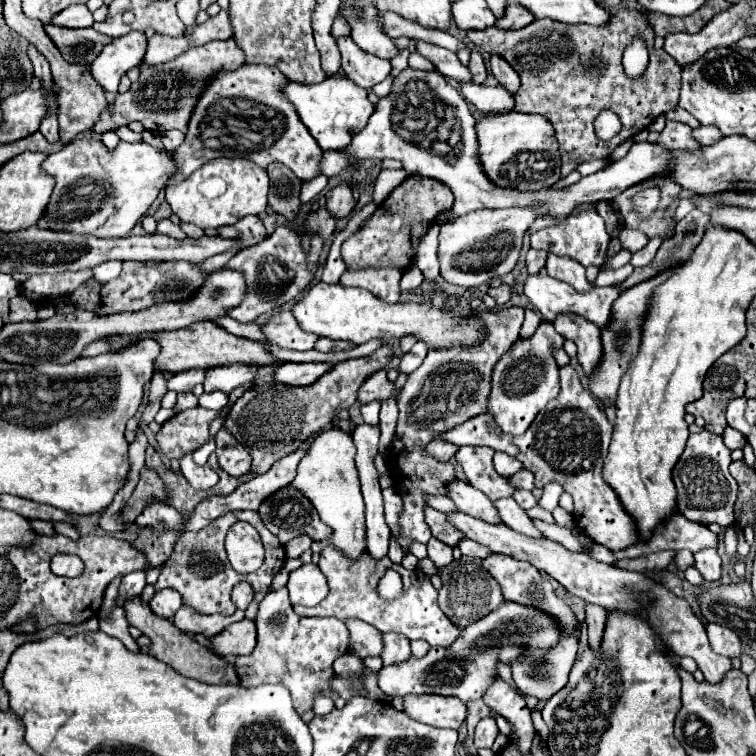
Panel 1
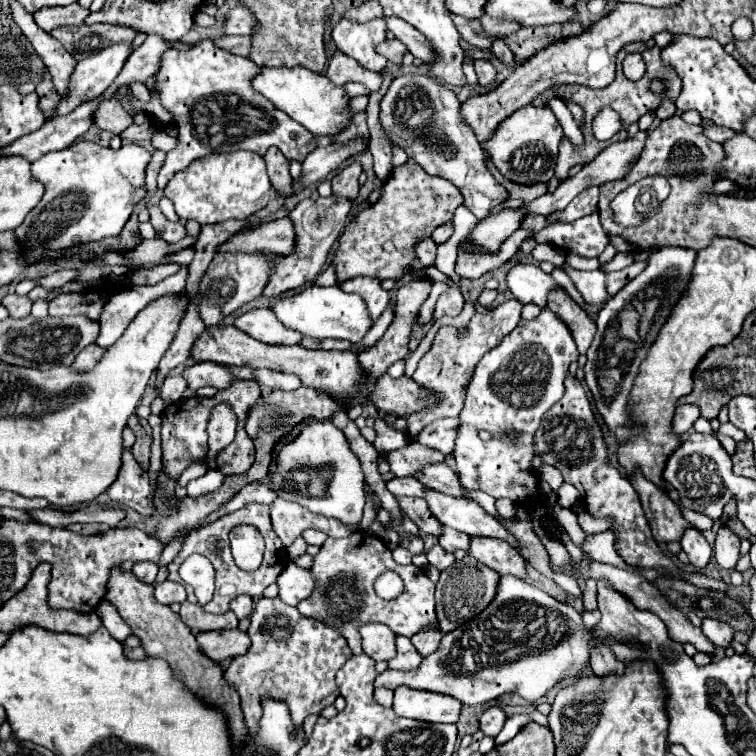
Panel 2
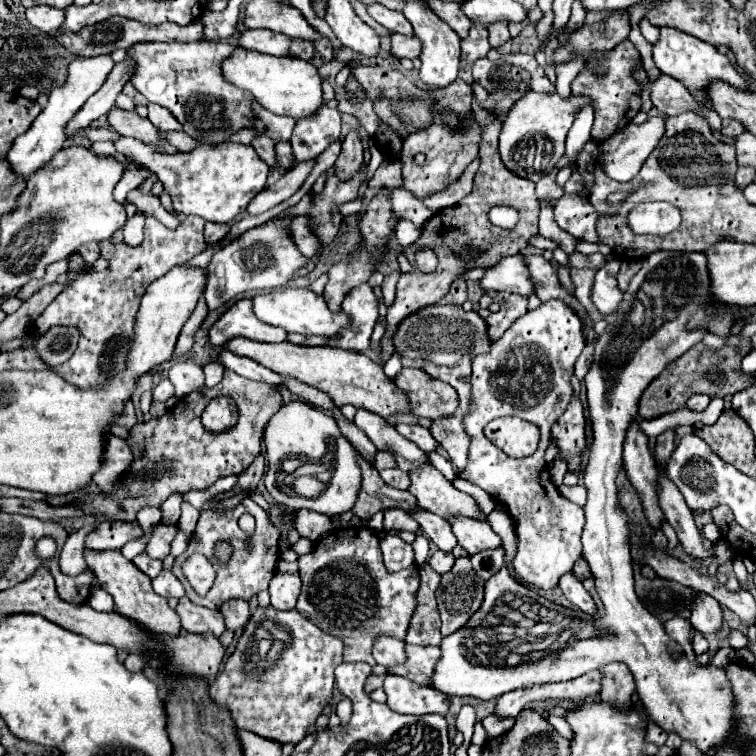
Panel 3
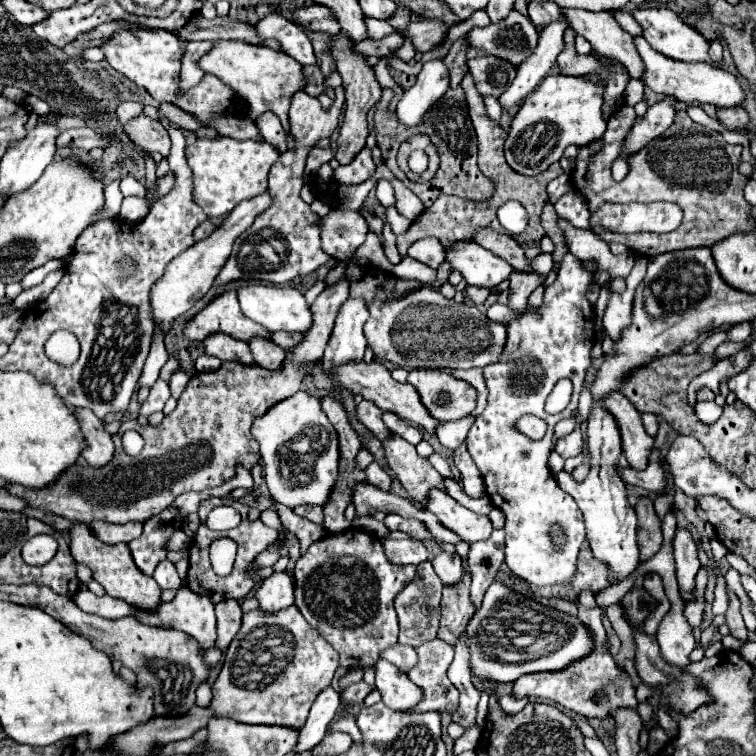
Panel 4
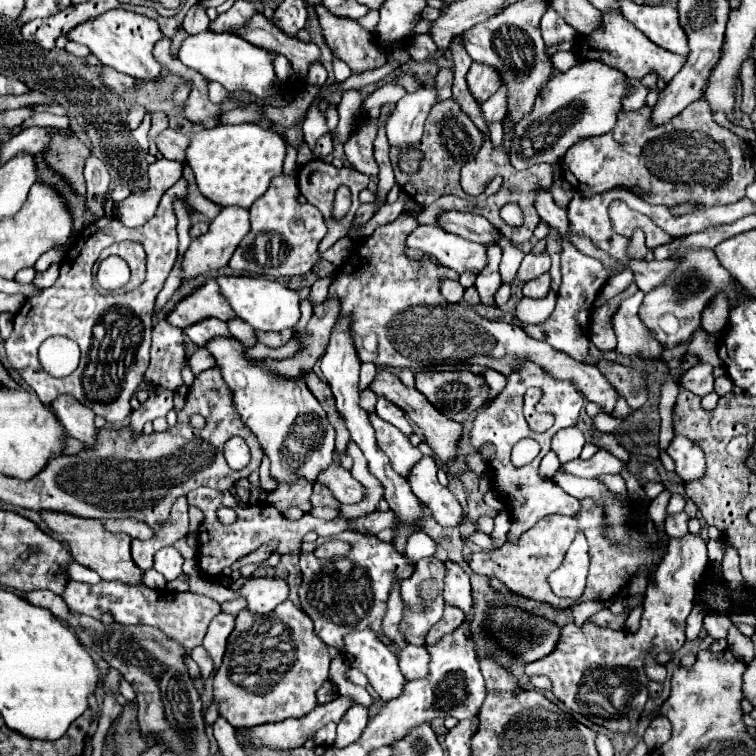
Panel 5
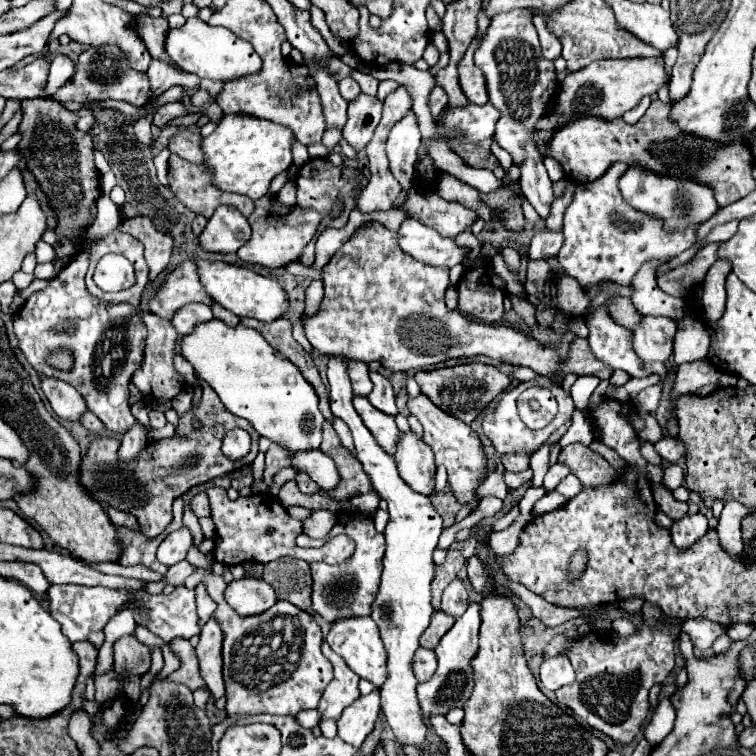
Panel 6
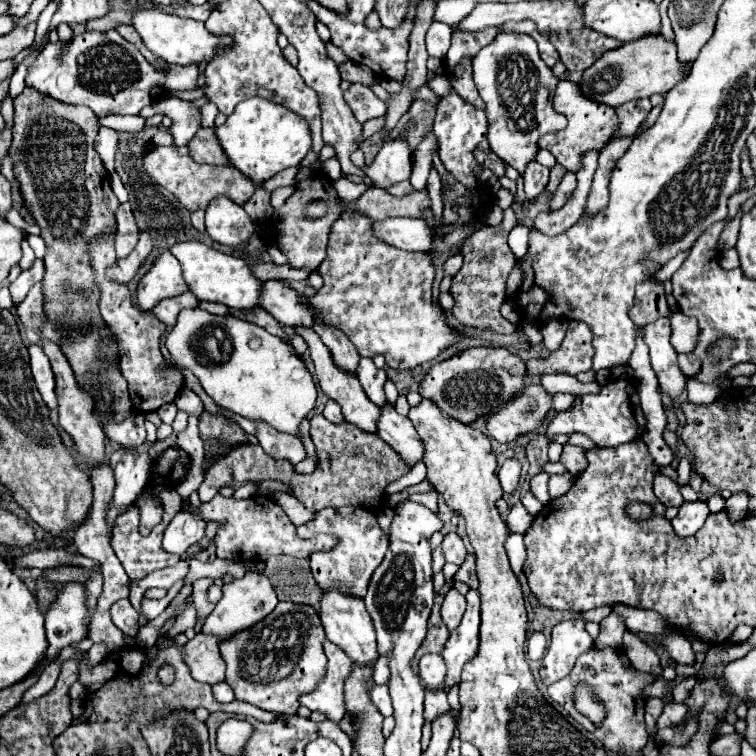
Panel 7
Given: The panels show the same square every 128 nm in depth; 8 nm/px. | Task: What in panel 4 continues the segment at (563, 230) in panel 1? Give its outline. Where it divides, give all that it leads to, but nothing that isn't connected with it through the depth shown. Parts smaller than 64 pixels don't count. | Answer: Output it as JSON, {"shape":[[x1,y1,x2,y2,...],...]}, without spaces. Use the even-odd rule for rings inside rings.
{"shape":[[570,188,556,204,556,214,562,220,568,220,574,228,586,230,590,228,590,212,588,212,588,204,584,200,584,194,576,192,576,188]]}

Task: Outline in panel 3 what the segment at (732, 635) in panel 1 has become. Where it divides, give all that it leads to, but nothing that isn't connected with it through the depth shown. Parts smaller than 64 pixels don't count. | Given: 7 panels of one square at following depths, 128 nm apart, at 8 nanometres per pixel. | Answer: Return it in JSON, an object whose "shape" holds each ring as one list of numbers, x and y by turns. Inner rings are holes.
{"shape":[[698,594,692,602,692,626,702,634,718,634,724,626,724,614,722,606,706,594]]}

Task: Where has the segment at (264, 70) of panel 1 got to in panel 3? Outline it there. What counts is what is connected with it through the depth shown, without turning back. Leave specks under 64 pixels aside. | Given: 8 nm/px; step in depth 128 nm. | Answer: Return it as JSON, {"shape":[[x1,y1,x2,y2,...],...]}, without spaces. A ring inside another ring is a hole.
{"shape":[[196,40,188,44,180,42,146,42,128,50,128,58,134,60,136,74,132,76,134,88,144,94,148,102,154,102,172,112,182,124,184,132,202,144,216,146,226,142,242,128,252,128,256,136,268,136,274,142,290,142,296,126,294,118,276,116,268,112,250,92,236,88,222,76,222,62,236,50,236,44],[136,168,136,170,128,170,124,176,122,176,122,180,118,182,118,186,116,186,116,200,120,200,120,202,124,202,126,200,126,194,130,192,130,190,134,190,136,186,140,186,146,178,150,178,152,176,152,170,148,170,148,168]]}

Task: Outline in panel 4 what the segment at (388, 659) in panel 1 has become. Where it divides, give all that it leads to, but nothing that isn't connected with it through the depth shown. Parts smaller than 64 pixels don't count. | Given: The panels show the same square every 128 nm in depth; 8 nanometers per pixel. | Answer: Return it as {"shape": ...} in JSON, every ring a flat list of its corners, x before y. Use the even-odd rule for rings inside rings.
{"shape":[[438,638,418,646,418,664,408,672,410,680,418,680,418,686,424,688,424,700,410,712,450,712,458,708,460,692,448,680,446,672,454,660,454,648]]}

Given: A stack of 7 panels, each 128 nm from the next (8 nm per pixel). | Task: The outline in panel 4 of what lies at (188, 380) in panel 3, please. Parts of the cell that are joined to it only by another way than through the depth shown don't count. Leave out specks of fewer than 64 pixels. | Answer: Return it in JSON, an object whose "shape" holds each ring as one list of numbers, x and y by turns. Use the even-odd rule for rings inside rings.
{"shape":[[178,366,178,370,172,374,172,380,168,382,170,390,172,390,172,398,180,398,180,394,184,392,190,378,192,378,192,374,188,374,182,366]]}

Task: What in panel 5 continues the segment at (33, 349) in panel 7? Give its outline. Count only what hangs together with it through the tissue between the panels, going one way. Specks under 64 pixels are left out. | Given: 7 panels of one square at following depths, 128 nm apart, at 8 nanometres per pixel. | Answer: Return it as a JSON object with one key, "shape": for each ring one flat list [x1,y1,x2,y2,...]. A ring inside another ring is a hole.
{"shape":[[60,396,52,404,52,408,58,420,62,422,62,426,66,428,68,436,80,440,84,448,96,446,96,438,98,438,98,428,94,426,96,414,90,408,84,408,84,404,80,404,72,396]]}

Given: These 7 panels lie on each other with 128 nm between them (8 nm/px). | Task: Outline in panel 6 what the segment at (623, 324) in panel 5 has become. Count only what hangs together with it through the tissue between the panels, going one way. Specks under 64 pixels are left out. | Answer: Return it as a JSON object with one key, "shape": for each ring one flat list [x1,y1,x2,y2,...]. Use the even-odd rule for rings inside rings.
{"shape":[[642,316,640,324,630,330,632,348,644,362,666,362,672,354,676,324,670,318]]}

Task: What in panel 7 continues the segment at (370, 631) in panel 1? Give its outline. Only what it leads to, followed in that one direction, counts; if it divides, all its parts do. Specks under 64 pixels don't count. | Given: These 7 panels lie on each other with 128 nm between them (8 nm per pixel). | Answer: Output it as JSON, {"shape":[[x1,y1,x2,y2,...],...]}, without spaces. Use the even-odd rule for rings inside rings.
{"shape":[[424,654,418,662,418,674,426,686,438,688,444,682,446,666,440,654]]}

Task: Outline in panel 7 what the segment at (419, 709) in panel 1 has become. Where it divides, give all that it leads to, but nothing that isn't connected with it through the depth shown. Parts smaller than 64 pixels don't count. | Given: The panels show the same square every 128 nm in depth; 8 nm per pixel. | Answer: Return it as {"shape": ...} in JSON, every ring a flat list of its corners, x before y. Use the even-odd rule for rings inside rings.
{"shape":[[330,590,322,594,322,608,320,608,320,620,326,630,326,638,342,648,346,656,352,660,352,664,368,666,378,660,376,652,376,630,372,624,372,618,368,616,364,602,354,596,344,596,338,590]]}

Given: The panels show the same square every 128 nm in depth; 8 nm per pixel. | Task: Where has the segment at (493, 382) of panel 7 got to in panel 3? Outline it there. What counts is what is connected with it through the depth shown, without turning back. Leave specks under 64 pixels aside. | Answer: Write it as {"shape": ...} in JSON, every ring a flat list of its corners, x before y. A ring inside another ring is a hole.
{"shape":[[404,368,392,382,408,394,410,410,416,418,446,418,458,406,456,390,446,382,426,376,420,368]]}

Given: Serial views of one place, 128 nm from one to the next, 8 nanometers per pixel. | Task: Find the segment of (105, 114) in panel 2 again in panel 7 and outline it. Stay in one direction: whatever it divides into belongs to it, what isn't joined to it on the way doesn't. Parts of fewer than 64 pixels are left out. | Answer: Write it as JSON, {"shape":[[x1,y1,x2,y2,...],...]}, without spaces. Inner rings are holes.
{"shape":[[200,128,186,146,192,160,198,164,228,164,212,128]]}

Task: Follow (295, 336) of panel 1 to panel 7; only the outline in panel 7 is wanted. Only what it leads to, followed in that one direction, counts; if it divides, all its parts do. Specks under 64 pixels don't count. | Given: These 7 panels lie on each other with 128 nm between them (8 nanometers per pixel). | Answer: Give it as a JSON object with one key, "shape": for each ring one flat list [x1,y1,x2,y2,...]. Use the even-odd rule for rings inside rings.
{"shape":[[164,252,138,286,138,306,142,310,152,310,158,300,174,298,188,290,190,288,184,284,180,262,170,252]]}

